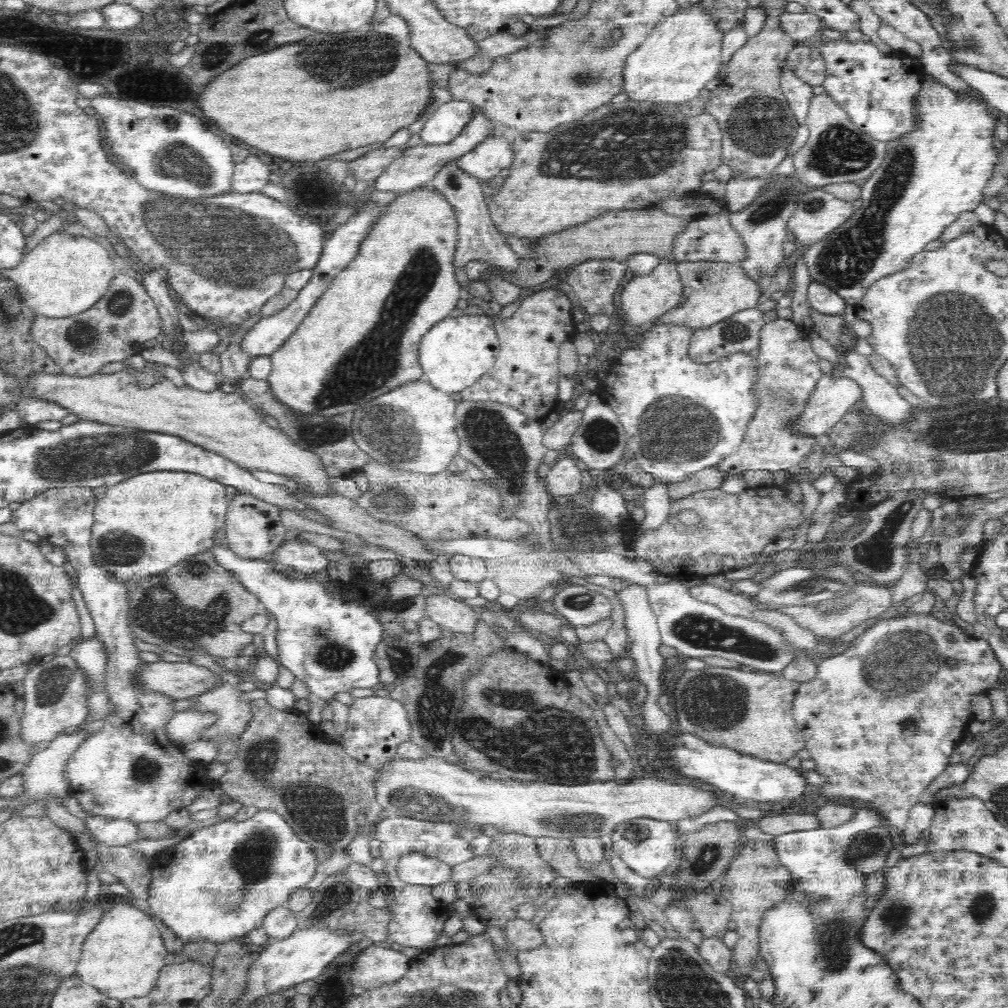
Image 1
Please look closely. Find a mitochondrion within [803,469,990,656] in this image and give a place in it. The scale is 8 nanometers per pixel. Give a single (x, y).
(876, 552)

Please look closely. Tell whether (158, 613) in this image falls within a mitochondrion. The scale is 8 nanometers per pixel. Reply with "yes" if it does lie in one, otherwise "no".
yes

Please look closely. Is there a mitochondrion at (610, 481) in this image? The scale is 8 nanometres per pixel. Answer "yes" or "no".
no

